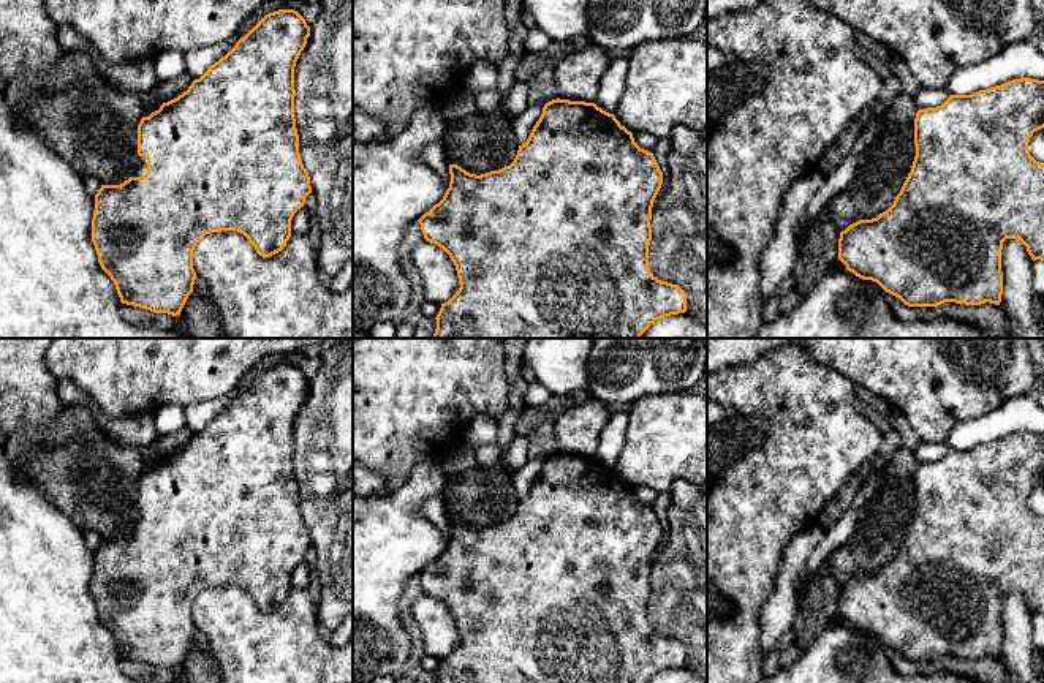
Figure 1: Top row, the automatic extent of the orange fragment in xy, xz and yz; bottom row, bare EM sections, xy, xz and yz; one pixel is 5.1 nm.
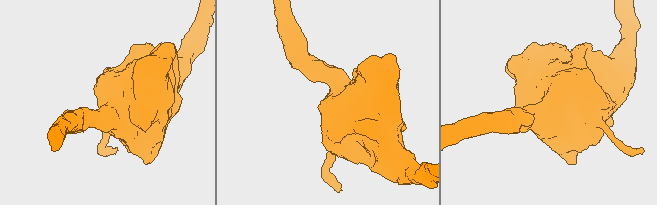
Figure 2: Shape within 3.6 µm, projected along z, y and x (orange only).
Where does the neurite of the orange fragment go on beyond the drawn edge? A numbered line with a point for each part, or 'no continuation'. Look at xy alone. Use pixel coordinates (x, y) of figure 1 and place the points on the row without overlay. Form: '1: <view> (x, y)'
1: xy (141, 522)

